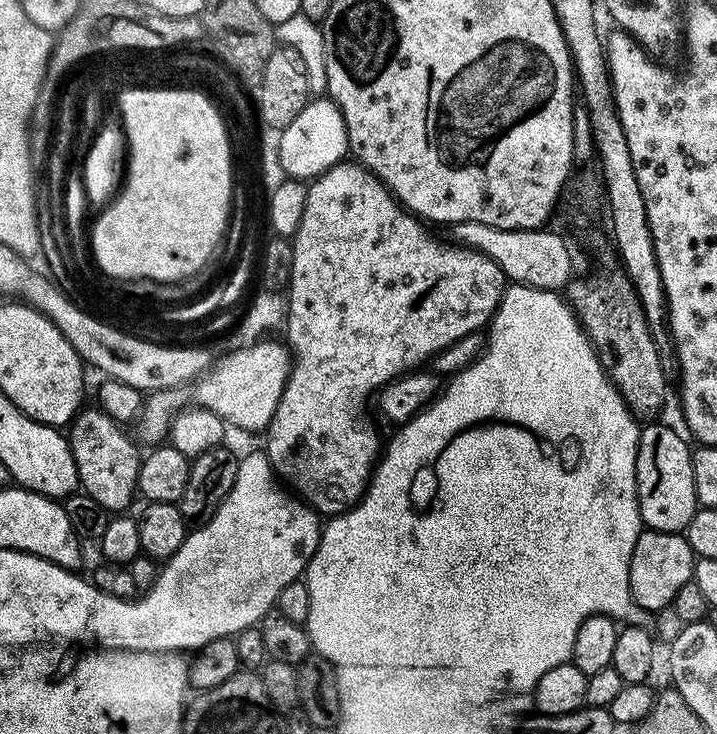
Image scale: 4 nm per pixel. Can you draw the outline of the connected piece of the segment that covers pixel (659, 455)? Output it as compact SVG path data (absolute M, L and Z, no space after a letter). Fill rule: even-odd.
M648 422L639 429L636 446L636 497L640 503L640 522L645 529L653 532L679 532L687 529L688 523L698 510L694 466L692 465L693 449L672 428L660 422Z

